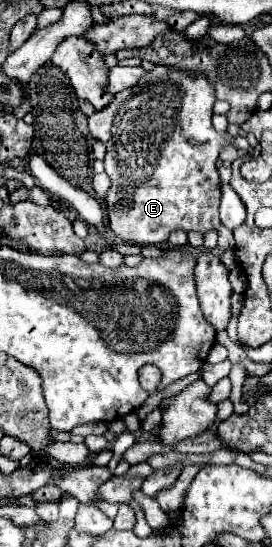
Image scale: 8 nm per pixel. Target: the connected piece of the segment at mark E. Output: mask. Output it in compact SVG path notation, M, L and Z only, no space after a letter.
M157 65L147 71L145 77L135 85L135 89L127 89L115 95L113 103L103 111L97 111L89 117L89 129L105 147L105 173L111 179L111 187L105 195L107 203L107 219L111 231L129 243L139 245L157 245L165 243L173 229L183 231L201 231L207 233L211 229L219 235L219 249L227 251L235 247L233 233L221 225L219 221L219 173L215 161L223 143L231 143L227 133L217 133L211 125L215 93L213 87L203 79L203 75L191 77L175 71L173 67Z

